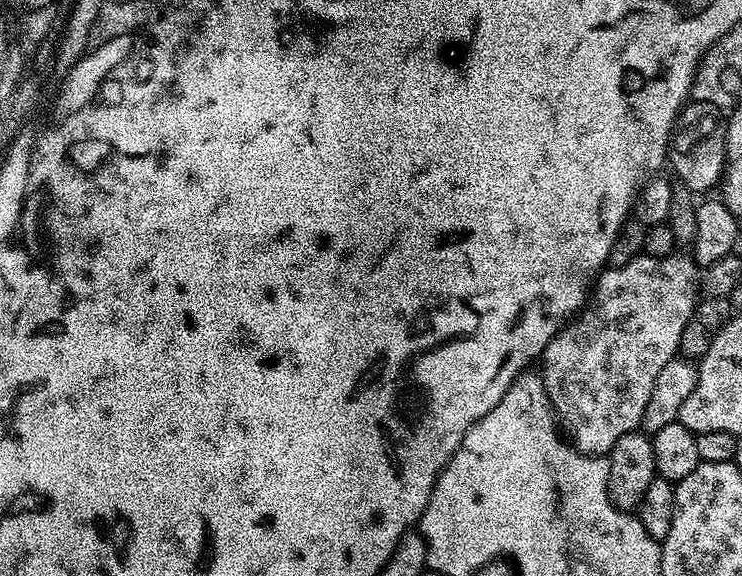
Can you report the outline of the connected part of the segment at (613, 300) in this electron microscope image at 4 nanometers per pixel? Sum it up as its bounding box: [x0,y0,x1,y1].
[538,254,698,456]

